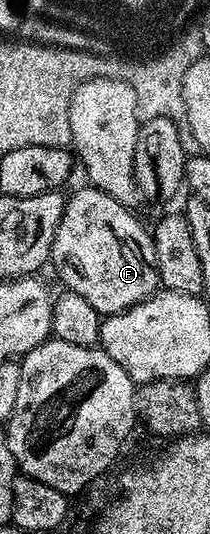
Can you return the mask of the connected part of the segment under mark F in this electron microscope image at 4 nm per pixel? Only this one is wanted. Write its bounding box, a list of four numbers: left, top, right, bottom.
[51,188,159,313]

